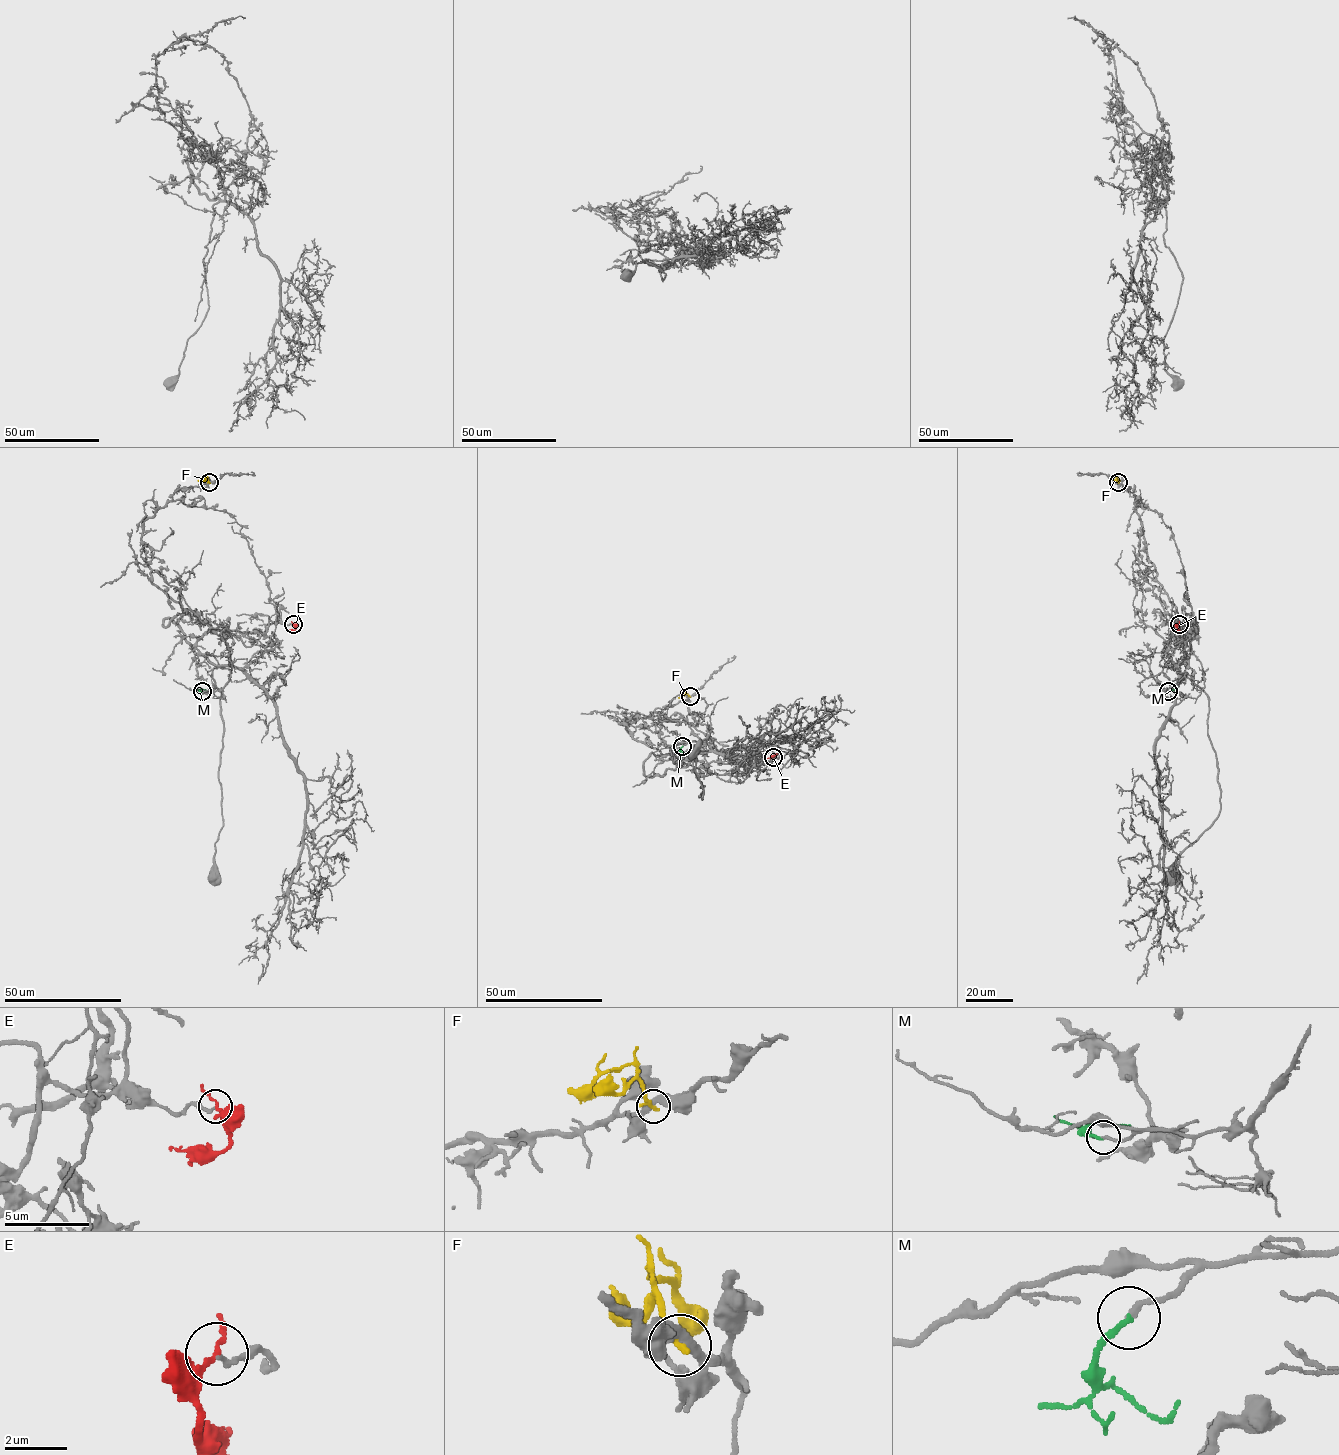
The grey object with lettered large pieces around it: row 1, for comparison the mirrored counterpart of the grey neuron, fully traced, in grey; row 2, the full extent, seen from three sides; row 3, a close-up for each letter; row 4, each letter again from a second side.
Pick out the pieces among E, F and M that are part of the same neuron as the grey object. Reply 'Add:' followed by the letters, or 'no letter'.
Add: M

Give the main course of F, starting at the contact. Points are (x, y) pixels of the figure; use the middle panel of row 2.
F: (690, 696), (687, 694), (678, 698)

